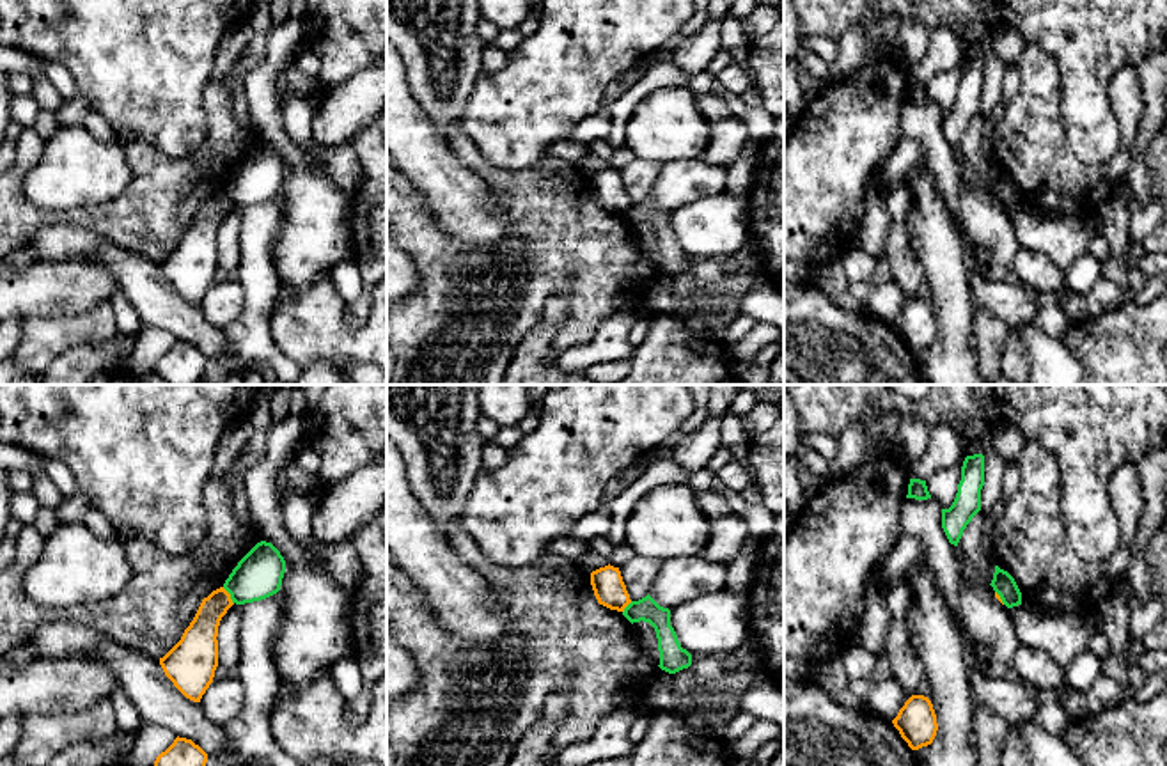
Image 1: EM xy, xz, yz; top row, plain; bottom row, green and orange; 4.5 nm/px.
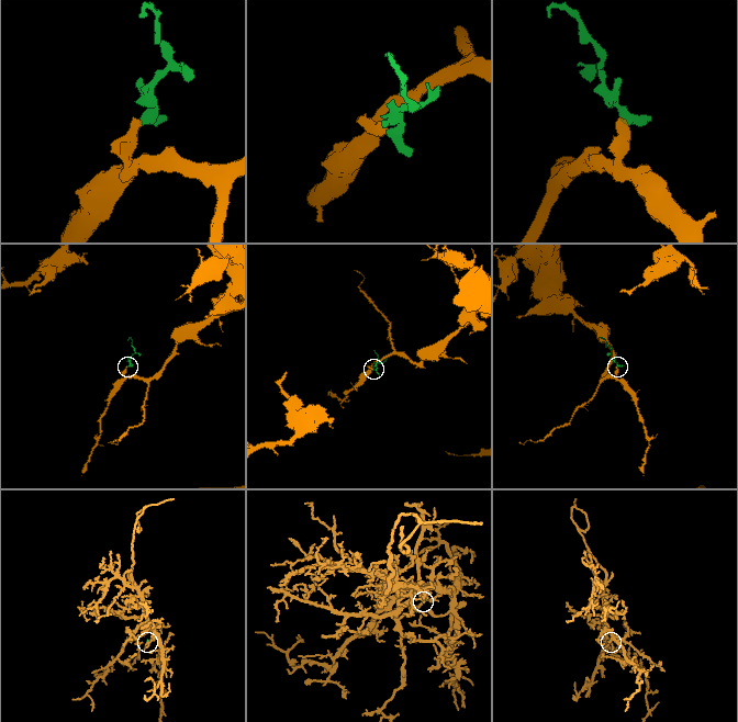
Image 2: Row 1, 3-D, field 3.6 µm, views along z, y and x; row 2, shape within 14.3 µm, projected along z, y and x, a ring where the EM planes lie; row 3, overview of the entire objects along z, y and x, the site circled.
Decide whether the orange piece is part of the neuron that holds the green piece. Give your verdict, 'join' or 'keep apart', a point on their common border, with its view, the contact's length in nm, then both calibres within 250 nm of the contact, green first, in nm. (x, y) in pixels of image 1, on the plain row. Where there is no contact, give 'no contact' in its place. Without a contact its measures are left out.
keep apart | xy (231, 199) | 90 nm | 220/160 nm

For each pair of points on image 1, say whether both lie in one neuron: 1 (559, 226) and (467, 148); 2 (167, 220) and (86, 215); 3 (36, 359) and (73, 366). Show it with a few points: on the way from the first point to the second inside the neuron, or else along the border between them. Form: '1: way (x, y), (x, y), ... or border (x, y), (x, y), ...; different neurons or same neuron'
1: way (536, 203), (486, 171); same neuron
2: way (148, 218), (105, 218); same neuron
3: border (91, 346), (70, 346), (46, 366); different neurons

